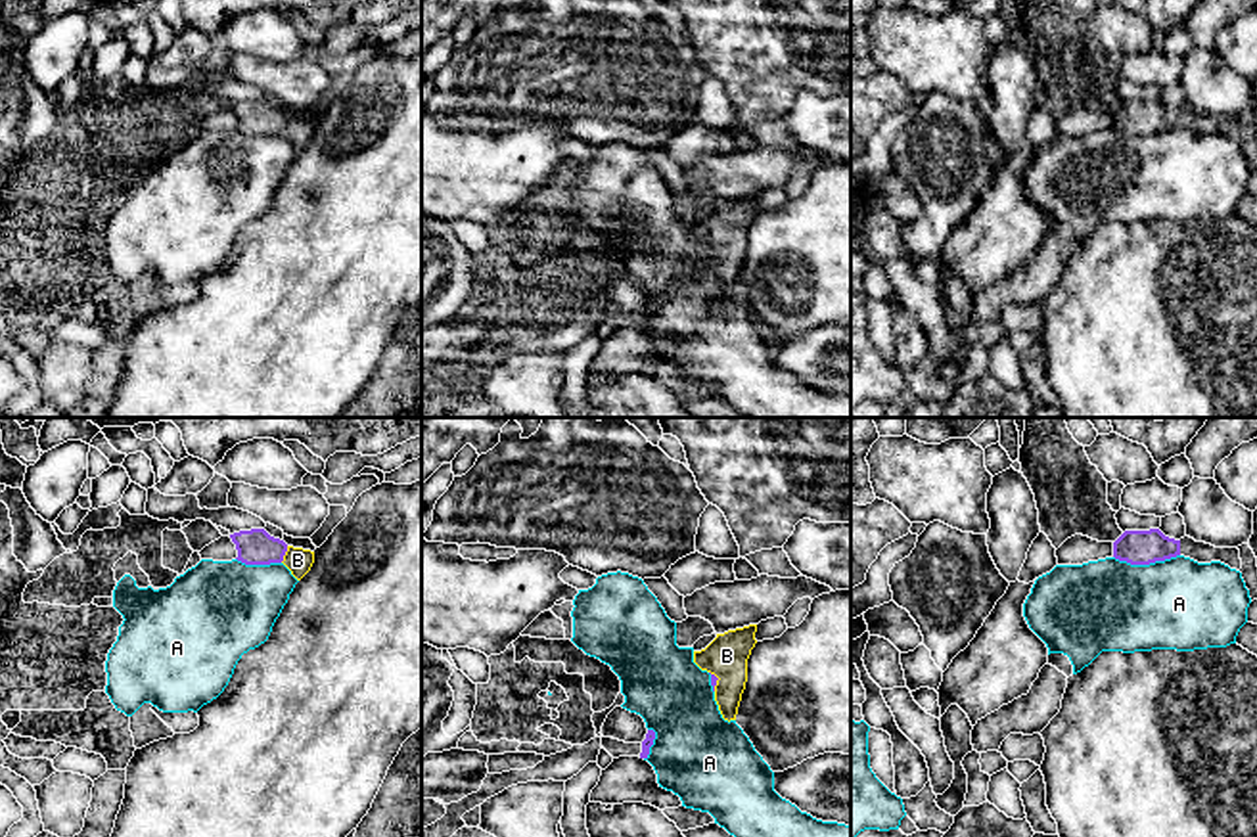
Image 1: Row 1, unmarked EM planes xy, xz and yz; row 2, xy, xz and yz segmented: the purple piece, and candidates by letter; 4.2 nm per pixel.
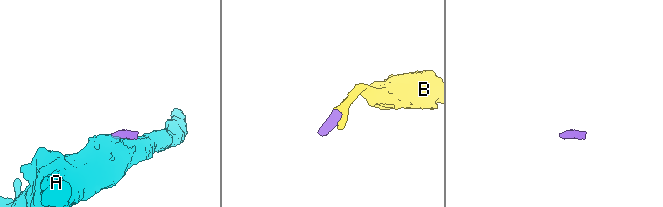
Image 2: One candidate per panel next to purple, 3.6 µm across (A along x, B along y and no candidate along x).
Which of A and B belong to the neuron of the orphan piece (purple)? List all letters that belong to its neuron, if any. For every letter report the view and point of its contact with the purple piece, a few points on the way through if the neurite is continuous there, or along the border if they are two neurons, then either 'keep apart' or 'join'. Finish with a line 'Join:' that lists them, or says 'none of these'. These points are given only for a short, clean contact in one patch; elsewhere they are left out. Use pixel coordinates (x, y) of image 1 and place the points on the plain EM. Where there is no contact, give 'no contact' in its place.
A: yz (1146, 135) | along yz (1179, 125), (1148, 135), (1127, 135), (1114, 129) | keep apart
B: xy (284, 125) | across xy (255, 117), (284, 125), (297, 131) | join
Join: B

